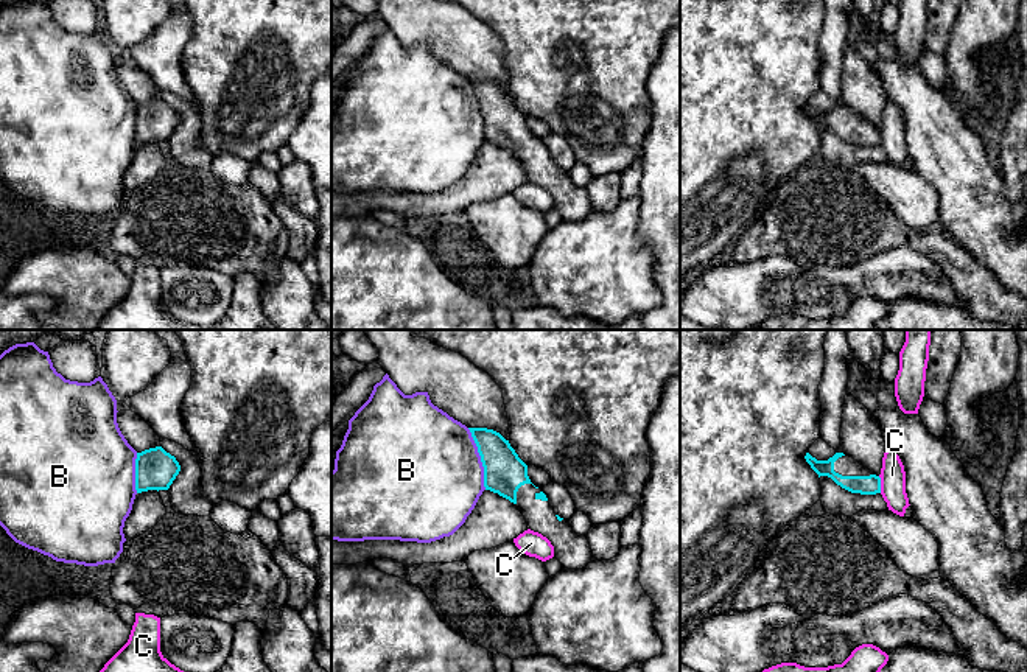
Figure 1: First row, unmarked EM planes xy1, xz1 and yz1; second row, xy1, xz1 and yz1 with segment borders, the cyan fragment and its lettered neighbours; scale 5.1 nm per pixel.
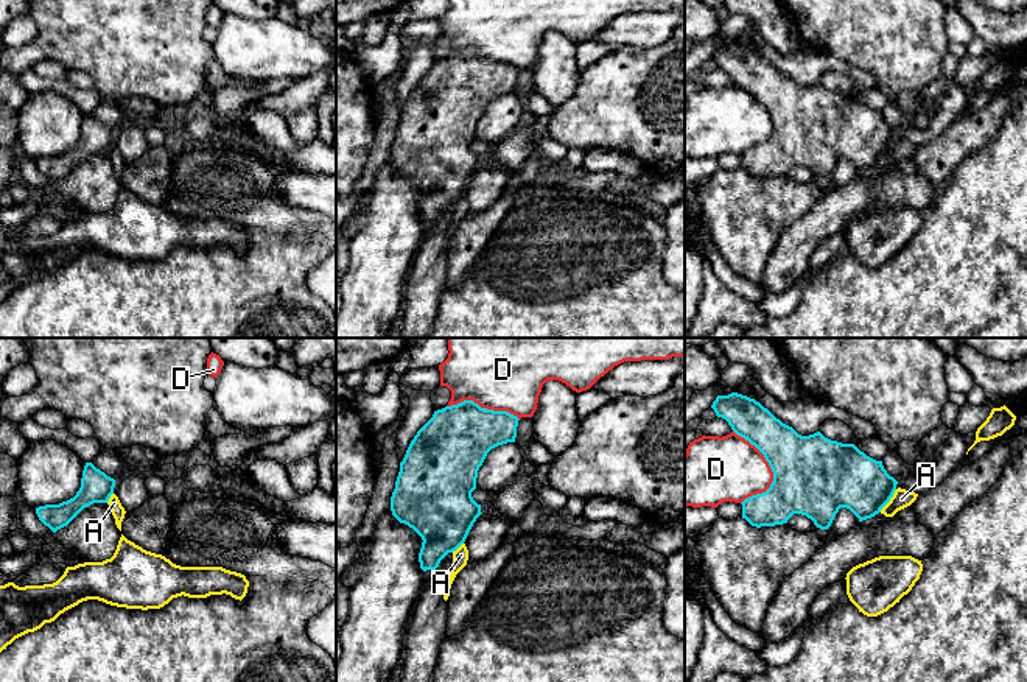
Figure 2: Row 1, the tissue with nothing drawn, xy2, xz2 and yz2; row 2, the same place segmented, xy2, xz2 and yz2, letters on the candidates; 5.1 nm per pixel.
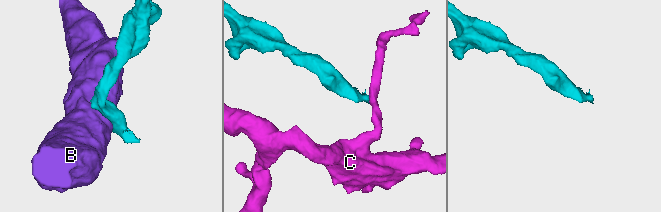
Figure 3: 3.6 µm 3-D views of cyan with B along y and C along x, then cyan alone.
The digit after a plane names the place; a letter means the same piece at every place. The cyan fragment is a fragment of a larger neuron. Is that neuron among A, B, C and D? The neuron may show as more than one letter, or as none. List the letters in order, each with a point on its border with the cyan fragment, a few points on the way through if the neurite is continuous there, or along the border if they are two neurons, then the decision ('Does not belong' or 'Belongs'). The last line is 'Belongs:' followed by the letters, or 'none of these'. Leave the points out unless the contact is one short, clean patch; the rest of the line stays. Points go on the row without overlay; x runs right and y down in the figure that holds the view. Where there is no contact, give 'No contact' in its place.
A: Touches cyan at yz2 (889, 151). Boundary: yz2 (897, 140), (879, 162). Does not belong
B: Touches cyan at xz1 (481, 111). Does not belong
C: Touches cyan at yz1 (879, 136). Boundary: yz1 (878, 128), (881, 143). Does not belong
D: Touches cyan at yz2 (772, 122). Does not belong
Belongs: none of these

